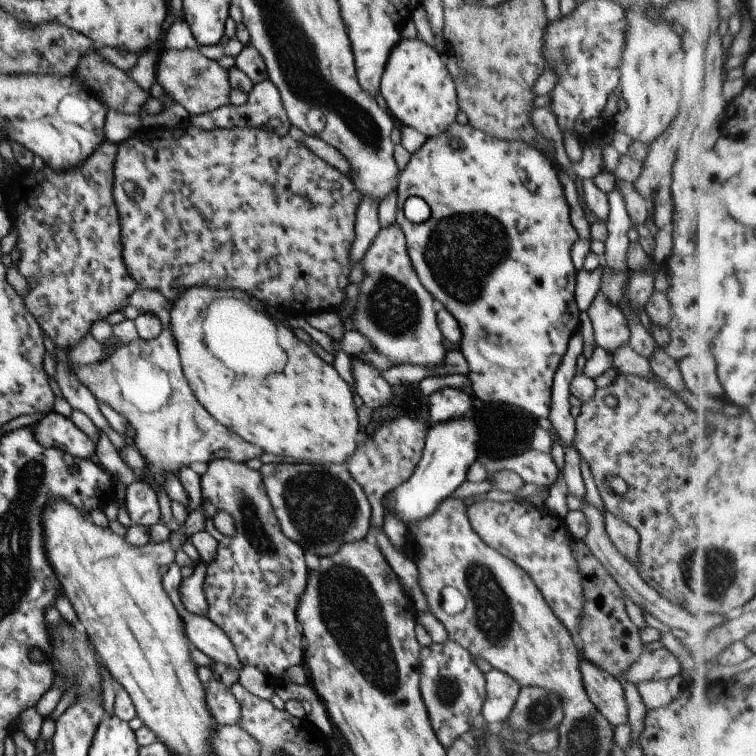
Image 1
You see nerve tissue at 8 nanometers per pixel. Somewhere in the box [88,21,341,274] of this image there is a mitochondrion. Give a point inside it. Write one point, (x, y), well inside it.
(106, 96)

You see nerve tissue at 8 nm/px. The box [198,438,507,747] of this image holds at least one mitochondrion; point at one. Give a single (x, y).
(346, 605)

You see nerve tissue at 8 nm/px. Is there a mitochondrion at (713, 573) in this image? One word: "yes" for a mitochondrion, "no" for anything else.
yes

